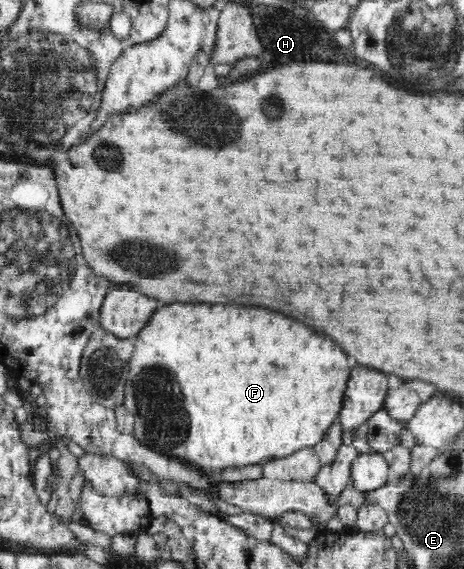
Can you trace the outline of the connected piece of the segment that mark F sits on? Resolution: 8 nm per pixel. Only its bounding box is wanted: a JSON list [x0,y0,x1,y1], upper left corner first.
[123,303,389,471]

